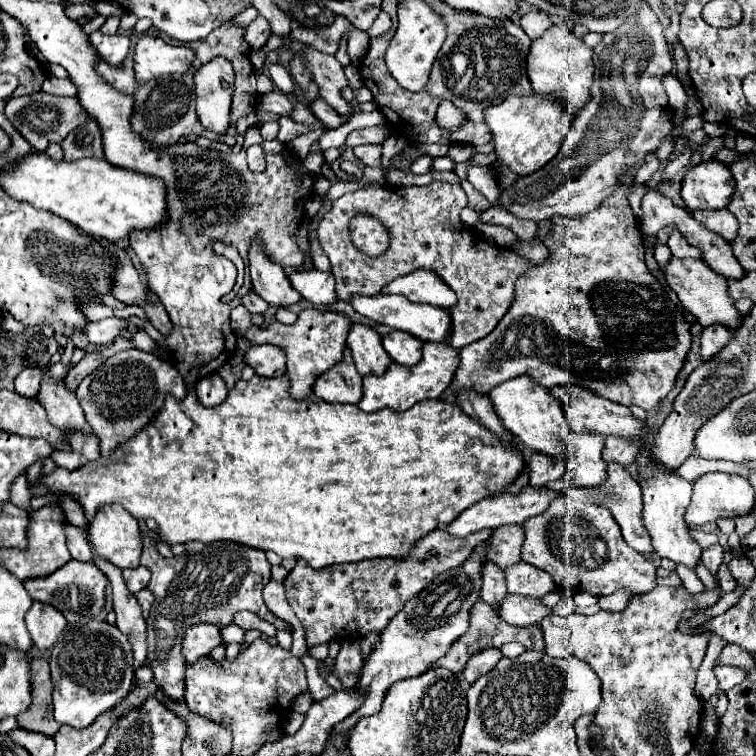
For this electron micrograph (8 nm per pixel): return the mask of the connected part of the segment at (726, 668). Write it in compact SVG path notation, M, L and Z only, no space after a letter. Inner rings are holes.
M717 665L715 669L715 677L717 677L717 681L719 681L719 691L729 691L731 687L735 687L735 685L739 685L743 679L745 679L745 671L743 669L739 669L739 667L733 667L733 665Z

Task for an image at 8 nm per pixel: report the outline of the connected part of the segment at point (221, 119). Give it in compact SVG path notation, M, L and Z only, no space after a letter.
M217 57L195 71L197 115L203 127L215 133L225 133L229 125L233 81L233 67L225 57Z

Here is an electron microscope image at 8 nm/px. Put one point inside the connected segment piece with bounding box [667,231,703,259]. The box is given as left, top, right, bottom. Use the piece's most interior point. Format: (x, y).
(677, 243)

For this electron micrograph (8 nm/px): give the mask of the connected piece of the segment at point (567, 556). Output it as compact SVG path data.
M569 495L557 497L555 501L551 501L545 513L527 519L523 523L523 529L525 529L525 541L521 547L521 559L537 569L551 573L559 585L567 581L569 585L581 591L587 591L591 595L611 595L617 589L629 589L633 593L647 593L655 587L657 573L655 573L653 563L623 541L617 521L611 517L611 511L603 505L577 503Z

